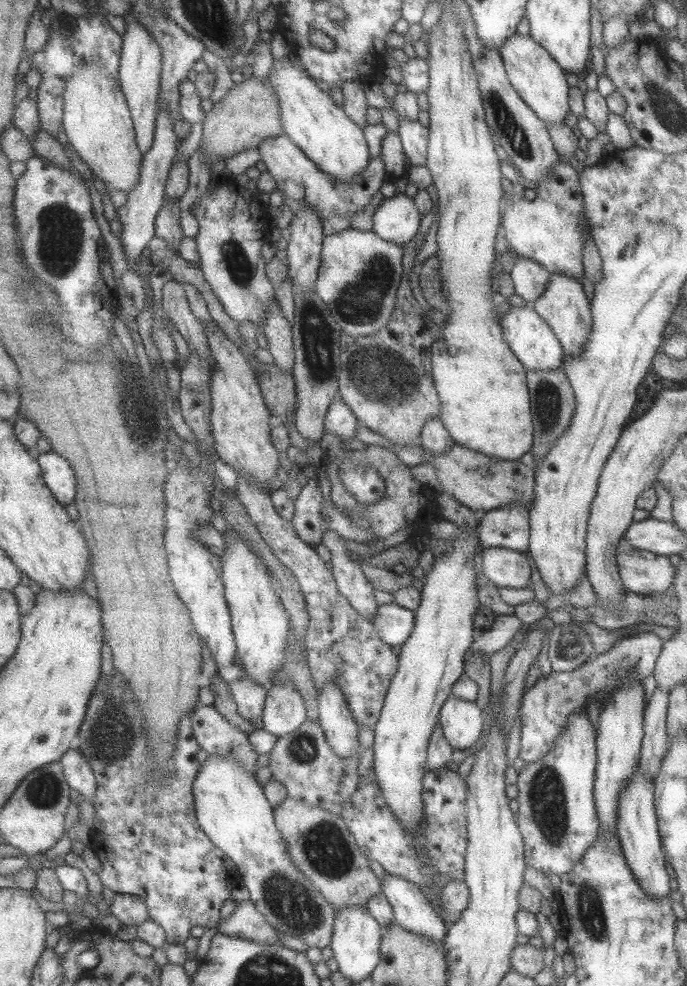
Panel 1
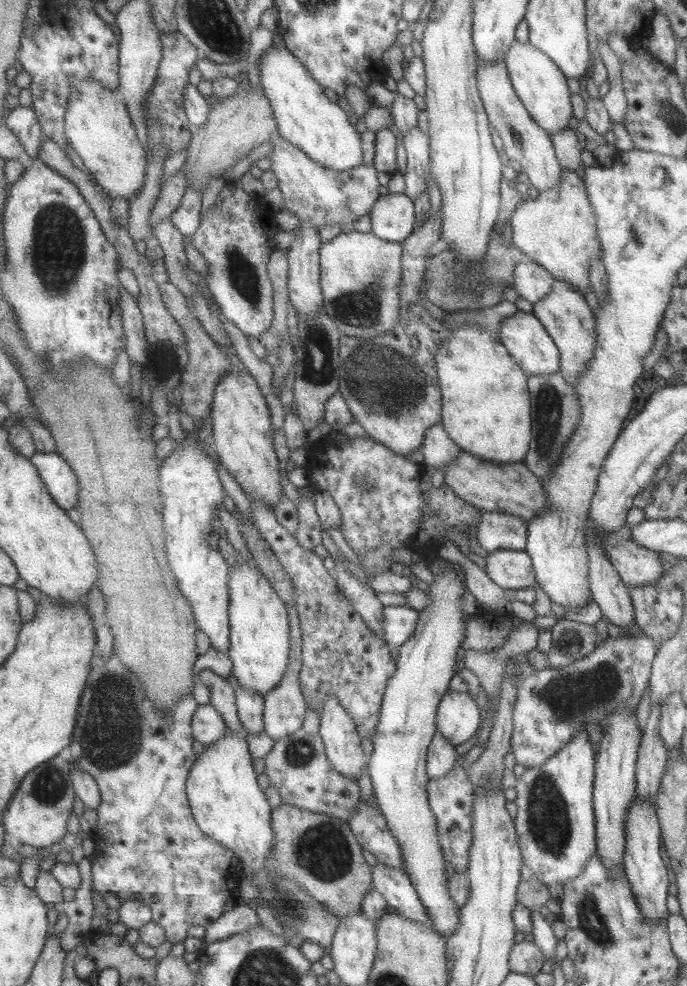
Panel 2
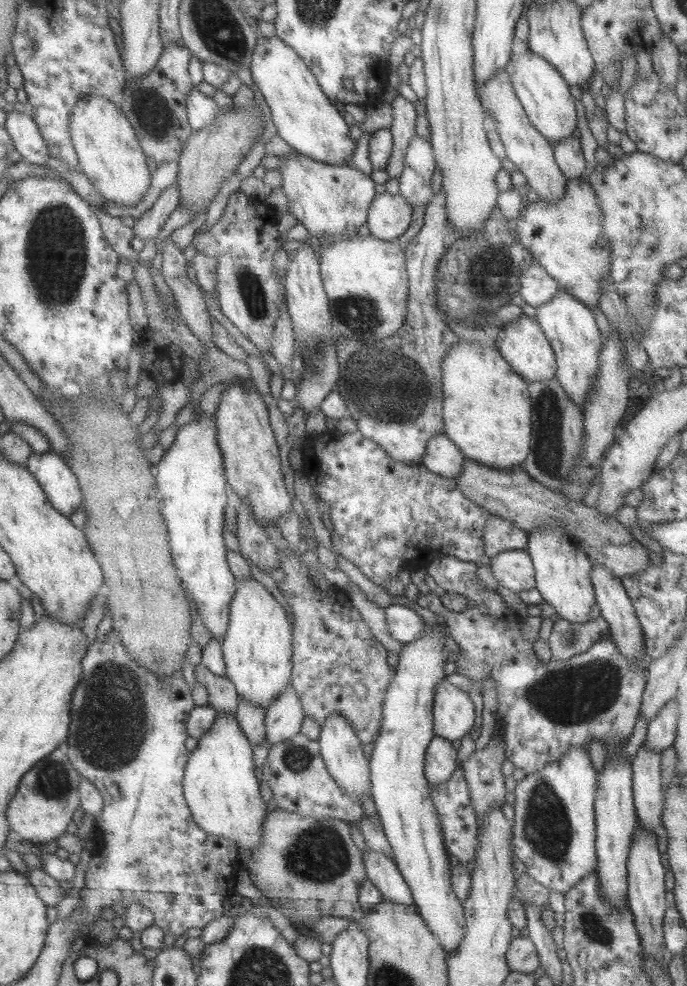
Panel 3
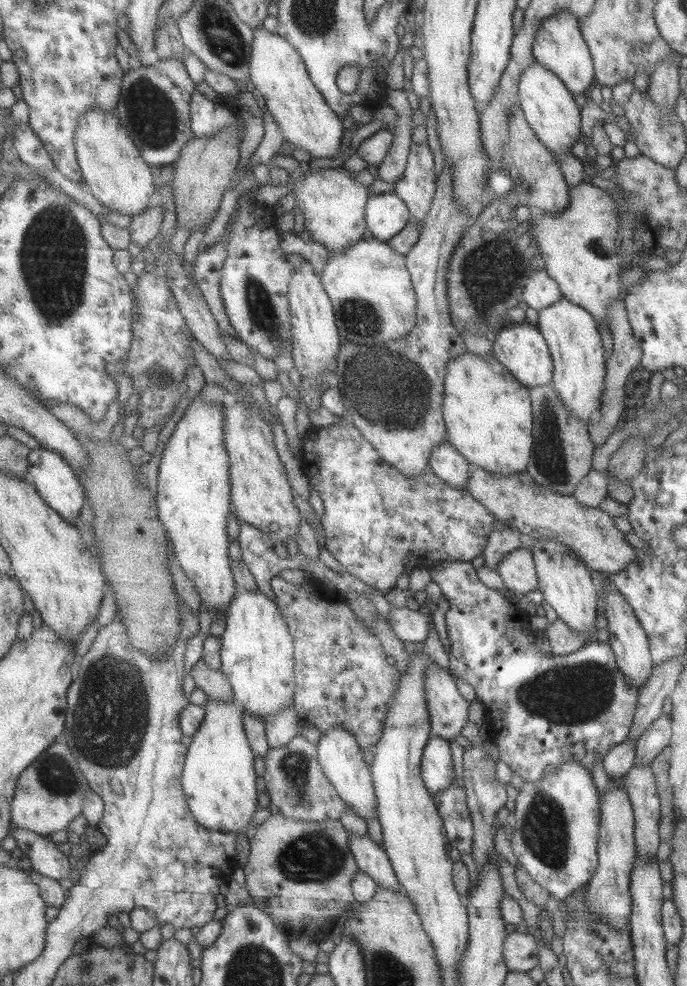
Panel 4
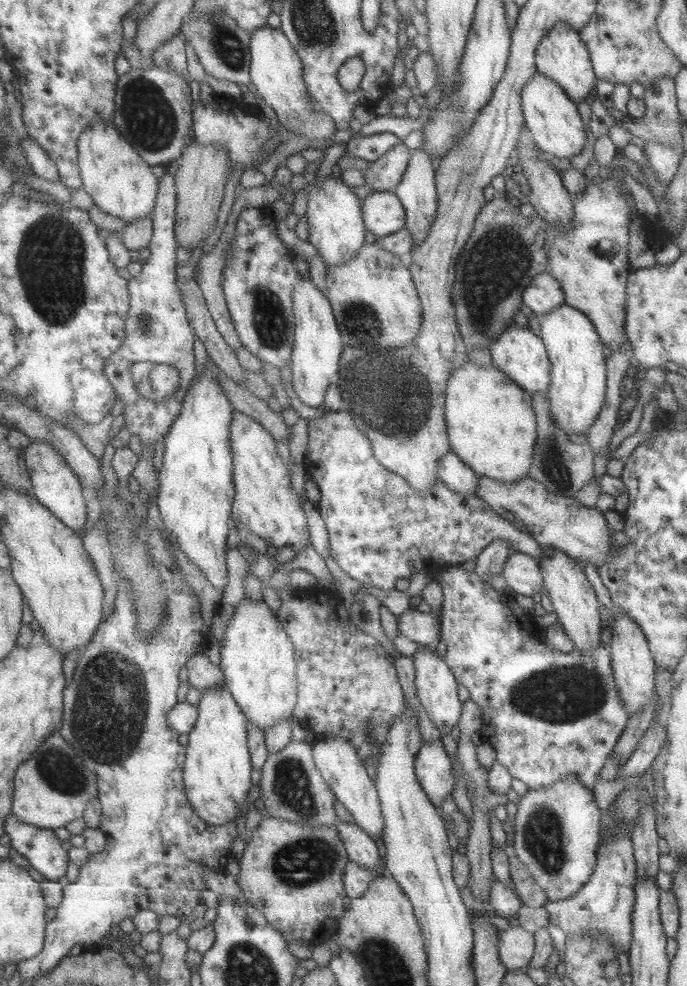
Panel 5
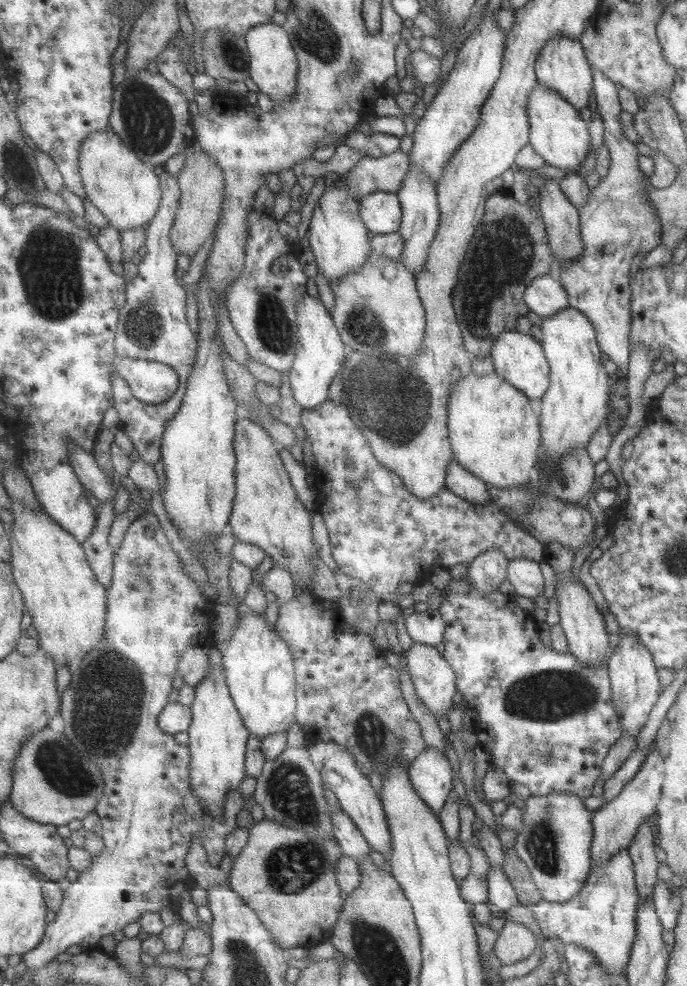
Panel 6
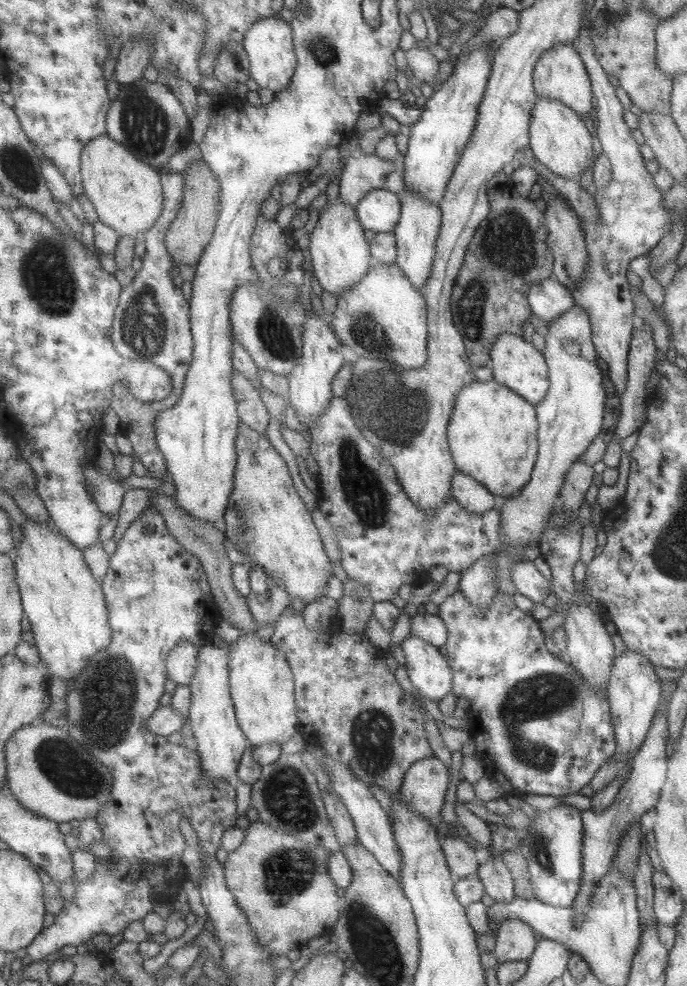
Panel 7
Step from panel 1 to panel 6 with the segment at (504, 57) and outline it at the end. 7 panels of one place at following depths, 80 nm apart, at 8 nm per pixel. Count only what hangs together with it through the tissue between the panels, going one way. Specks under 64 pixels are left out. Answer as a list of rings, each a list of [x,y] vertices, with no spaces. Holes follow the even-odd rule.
[[[536,86],[529,93],[525,114],[528,118],[528,144],[535,154],[543,159],[544,164],[567,173],[577,172],[579,165],[590,152],[586,122],[581,119],[579,112],[556,92],[544,86]]]

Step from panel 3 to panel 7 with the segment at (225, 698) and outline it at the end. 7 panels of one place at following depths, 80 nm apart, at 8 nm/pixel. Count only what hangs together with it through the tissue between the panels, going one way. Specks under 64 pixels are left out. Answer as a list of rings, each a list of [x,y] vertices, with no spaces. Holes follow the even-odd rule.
[[[187,639],[180,640],[166,658],[170,680],[178,685],[189,685],[198,667],[200,648]]]

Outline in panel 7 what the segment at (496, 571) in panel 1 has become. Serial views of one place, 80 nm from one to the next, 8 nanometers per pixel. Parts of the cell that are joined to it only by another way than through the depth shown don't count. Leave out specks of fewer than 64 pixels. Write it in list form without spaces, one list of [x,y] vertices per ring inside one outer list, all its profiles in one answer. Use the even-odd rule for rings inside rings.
[[[533,561],[514,562],[511,567],[511,578],[516,592],[529,598],[531,602],[543,602],[550,594],[549,582],[535,569]]]

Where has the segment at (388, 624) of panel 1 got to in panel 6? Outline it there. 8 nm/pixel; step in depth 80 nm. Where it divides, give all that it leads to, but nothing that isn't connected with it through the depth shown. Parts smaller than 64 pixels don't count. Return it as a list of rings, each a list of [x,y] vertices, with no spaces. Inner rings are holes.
[[[438,609],[414,611],[405,617],[404,625],[413,643],[437,646],[439,642],[443,642],[444,622]]]

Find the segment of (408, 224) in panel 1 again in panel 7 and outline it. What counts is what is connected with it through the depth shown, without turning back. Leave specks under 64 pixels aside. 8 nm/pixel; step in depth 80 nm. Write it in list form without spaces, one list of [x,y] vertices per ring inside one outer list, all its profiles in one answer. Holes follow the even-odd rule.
[[[371,189],[356,207],[367,231],[394,232],[402,217],[401,194],[385,189]]]

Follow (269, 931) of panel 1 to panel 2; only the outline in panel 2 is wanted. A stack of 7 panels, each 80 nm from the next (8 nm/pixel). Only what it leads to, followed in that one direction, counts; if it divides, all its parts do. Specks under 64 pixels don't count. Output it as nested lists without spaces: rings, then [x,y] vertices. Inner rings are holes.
[[[237,900],[232,911],[227,911],[224,917],[219,918],[206,929],[205,940],[210,945],[219,940],[233,936],[235,933],[251,930],[255,926],[262,926],[257,916],[257,910],[249,908],[247,901]]]

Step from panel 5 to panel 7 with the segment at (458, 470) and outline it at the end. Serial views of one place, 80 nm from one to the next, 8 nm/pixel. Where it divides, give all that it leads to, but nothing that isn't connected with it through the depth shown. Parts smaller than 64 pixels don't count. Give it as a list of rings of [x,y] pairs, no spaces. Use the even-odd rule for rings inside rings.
[[[456,471],[451,479],[450,495],[471,514],[483,514],[494,505],[495,496],[461,471]]]

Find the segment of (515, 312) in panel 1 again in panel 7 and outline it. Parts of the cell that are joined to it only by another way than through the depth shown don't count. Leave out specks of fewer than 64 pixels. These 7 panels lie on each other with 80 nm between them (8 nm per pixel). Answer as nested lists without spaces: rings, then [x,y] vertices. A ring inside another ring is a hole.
[[[506,333],[499,335],[490,351],[489,368],[495,383],[514,391],[529,404],[536,405],[547,395],[549,382],[546,362],[542,352],[535,350],[526,336]]]

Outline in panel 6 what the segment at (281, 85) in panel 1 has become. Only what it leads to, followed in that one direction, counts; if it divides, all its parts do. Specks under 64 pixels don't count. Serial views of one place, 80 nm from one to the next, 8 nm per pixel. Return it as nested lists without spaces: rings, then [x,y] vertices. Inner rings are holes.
[[[271,20],[248,30],[246,39],[252,56],[251,78],[257,84],[260,92],[269,95],[275,105],[292,101],[292,96],[297,92],[300,61],[293,48],[289,31],[284,25]]]

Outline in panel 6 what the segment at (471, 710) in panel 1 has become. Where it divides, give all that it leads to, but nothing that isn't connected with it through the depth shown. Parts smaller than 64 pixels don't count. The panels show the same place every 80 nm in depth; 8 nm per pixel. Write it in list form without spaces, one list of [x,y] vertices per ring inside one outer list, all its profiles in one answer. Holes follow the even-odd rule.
[[[412,643],[404,657],[415,694],[435,718],[446,715],[453,708],[451,698],[456,692],[456,677],[444,655],[434,646]]]

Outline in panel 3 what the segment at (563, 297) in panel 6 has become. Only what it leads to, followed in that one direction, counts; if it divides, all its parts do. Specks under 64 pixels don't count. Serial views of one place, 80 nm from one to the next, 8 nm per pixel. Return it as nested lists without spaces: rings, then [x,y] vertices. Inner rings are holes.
[[[535,260],[522,270],[519,282],[518,294],[527,305],[533,308],[545,305],[559,291],[557,282]]]

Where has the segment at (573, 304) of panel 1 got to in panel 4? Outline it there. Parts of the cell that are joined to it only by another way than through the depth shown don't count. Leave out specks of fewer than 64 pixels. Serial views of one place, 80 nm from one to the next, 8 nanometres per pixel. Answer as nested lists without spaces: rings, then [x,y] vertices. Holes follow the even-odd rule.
[[[561,297],[557,303],[538,311],[536,326],[547,344],[553,363],[553,374],[549,384],[553,385],[562,405],[572,416],[583,422],[589,422],[594,418],[596,410],[600,408],[605,377],[604,360],[607,358],[602,348],[596,320],[585,311],[585,308],[573,305]]]

